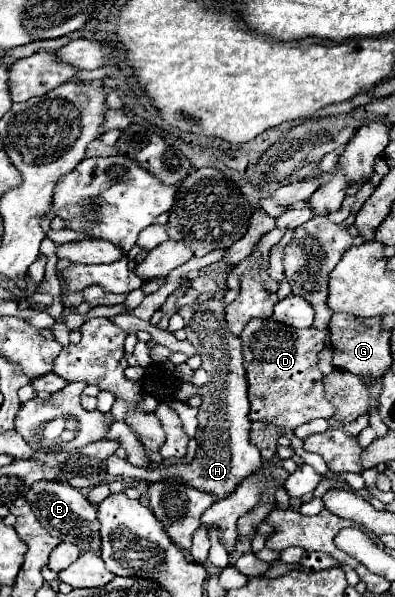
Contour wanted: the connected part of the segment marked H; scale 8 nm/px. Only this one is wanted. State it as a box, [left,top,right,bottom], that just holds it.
[148,299,262,497]

